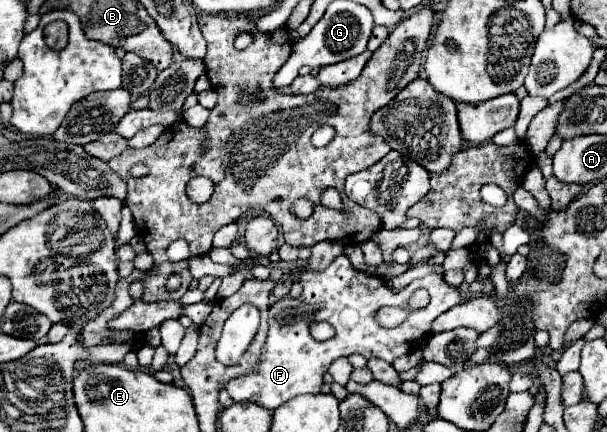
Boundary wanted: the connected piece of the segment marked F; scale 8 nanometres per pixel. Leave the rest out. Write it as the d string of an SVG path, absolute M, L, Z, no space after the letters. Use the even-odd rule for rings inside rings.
M347 254L337 256L327 270L307 272L301 278L313 278L309 282L331 280L331 284L303 284L303 294L299 298L287 296L269 308L269 336L259 368L251 374L237 376L227 384L227 392L235 402L251 400L275 410L299 394L317 394L323 384L323 372L329 368L329 364L341 356L351 356L355 352L365 358L381 358L385 362L393 362L405 352L409 354L411 350L421 348L425 344L425 336L429 336L431 332L431 322L463 300L459 288L447 284L439 274L413 280L407 288L395 292L385 284L383 278L355 270ZM419 288L425 288L429 292L429 304L419 310L409 310L409 316L403 324L395 328L381 328L373 320L375 310L381 306L409 308L409 300ZM321 320L327 320L335 328L335 336L331 340L317 342L309 334L309 324Z

